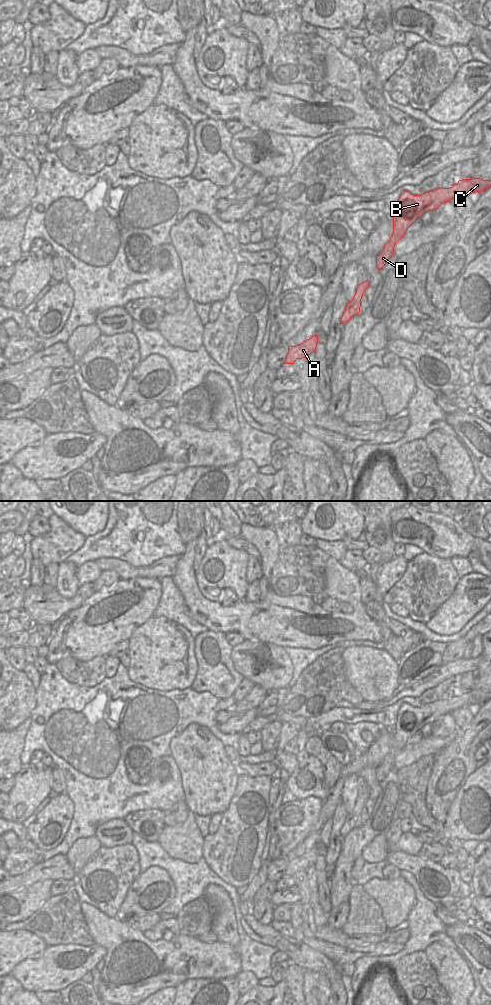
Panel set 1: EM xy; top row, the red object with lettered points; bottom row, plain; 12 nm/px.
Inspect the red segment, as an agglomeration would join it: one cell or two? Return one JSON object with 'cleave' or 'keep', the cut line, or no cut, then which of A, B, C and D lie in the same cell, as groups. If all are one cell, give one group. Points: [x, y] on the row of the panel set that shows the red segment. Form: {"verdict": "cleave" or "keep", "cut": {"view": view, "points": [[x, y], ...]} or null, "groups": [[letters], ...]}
{"verdict": "keep", "cut": null, "groups": [["A", "B", "C", "D"]]}

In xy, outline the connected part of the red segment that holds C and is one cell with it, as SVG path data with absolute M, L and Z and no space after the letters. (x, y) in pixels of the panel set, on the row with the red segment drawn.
M470 178L459 180L450 188L440 187L436 190L413 195L404 191L397 203L393 215L393 233L383 249L376 255L376 266L380 270L393 257L396 243L405 235L407 229L426 212L434 211L445 202L474 192L483 192L491 186L491 180Z

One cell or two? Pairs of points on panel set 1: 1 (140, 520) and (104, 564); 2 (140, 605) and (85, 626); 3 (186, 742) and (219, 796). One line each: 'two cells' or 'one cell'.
1: two cells
2: one cell
3: one cell

